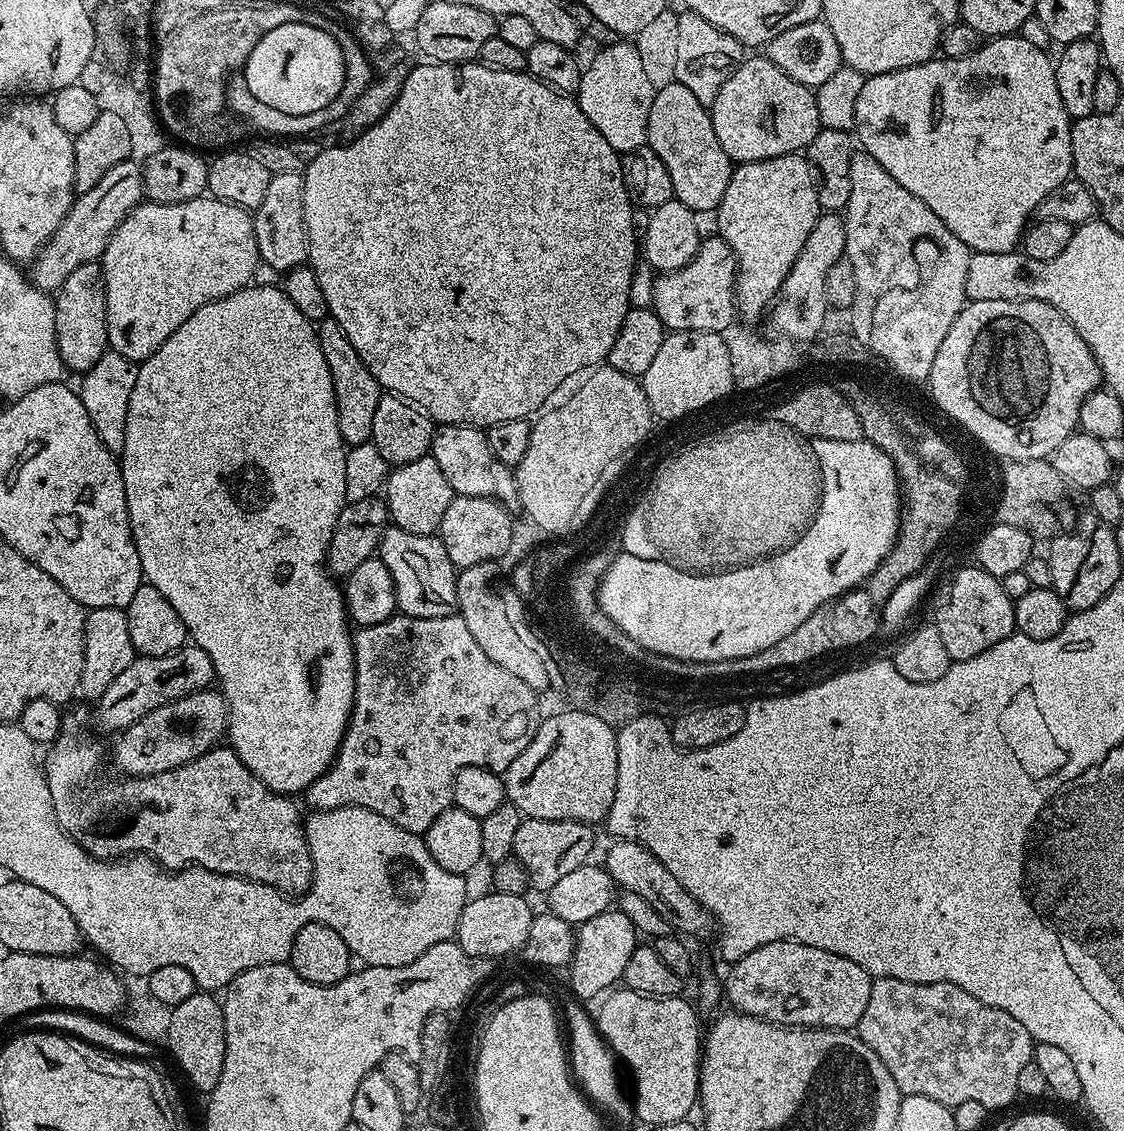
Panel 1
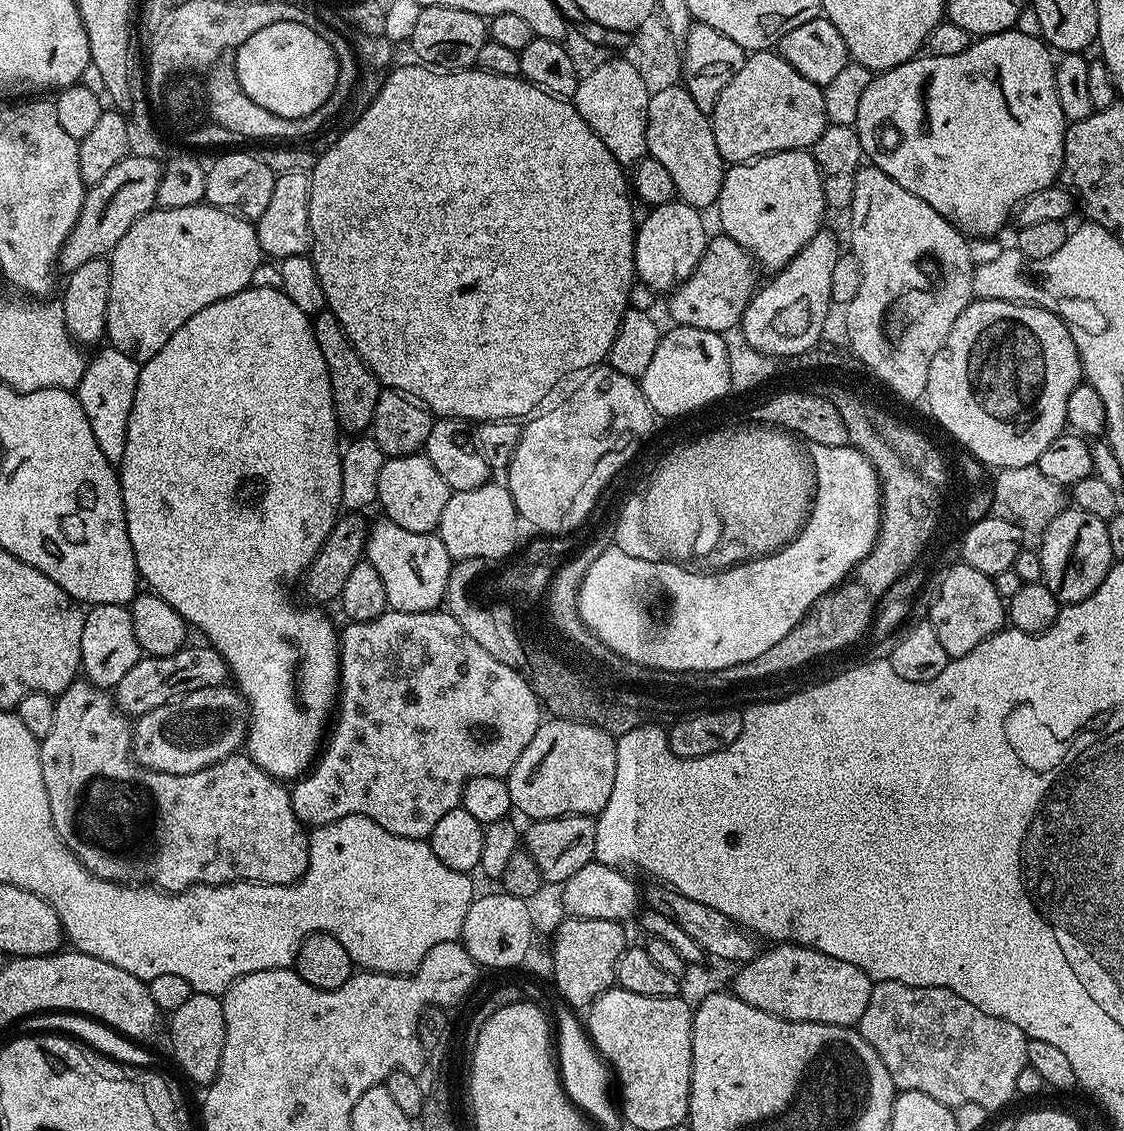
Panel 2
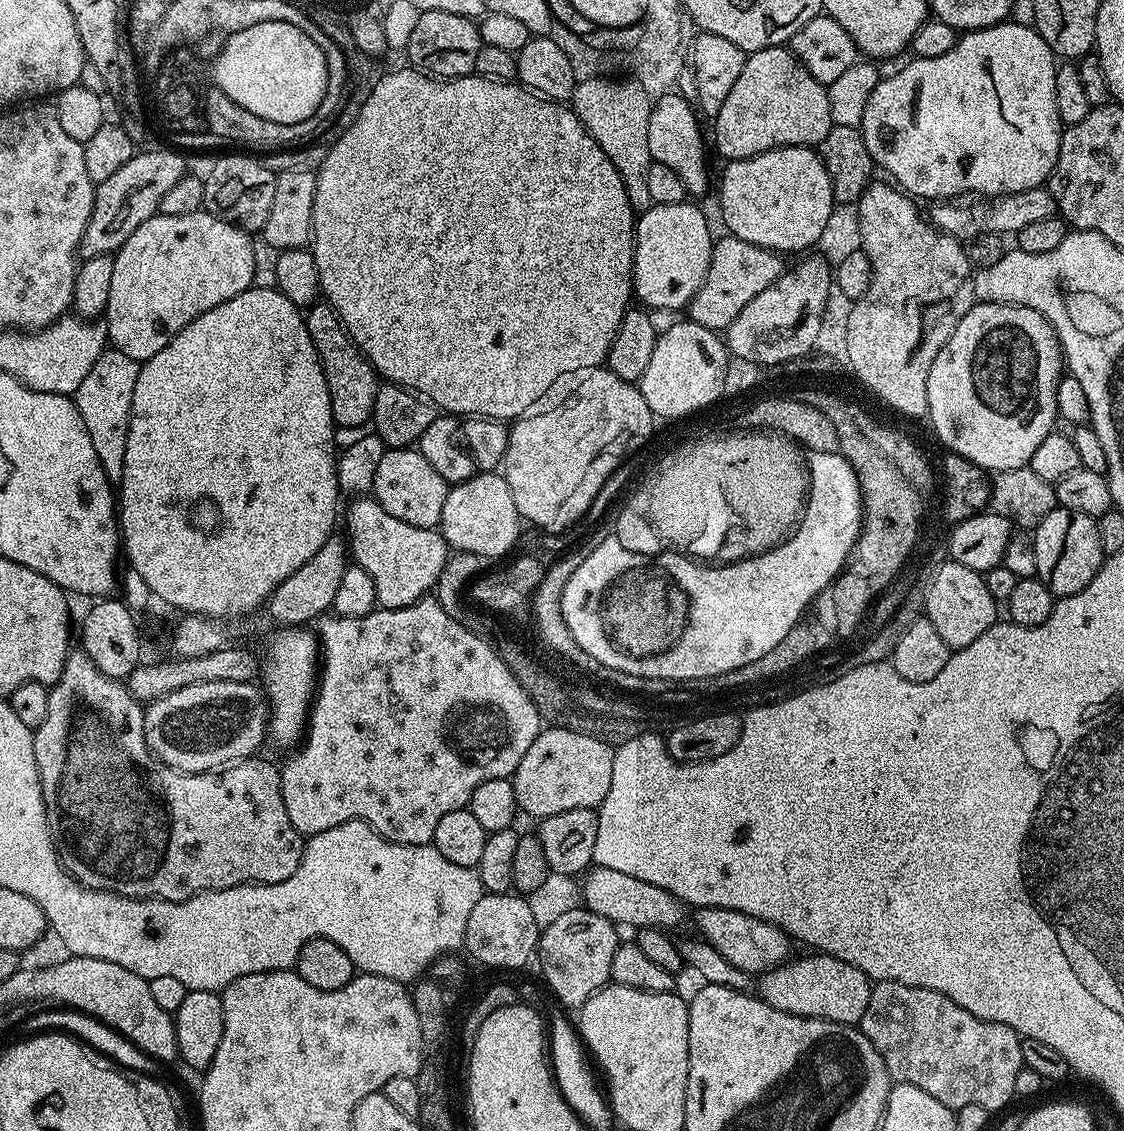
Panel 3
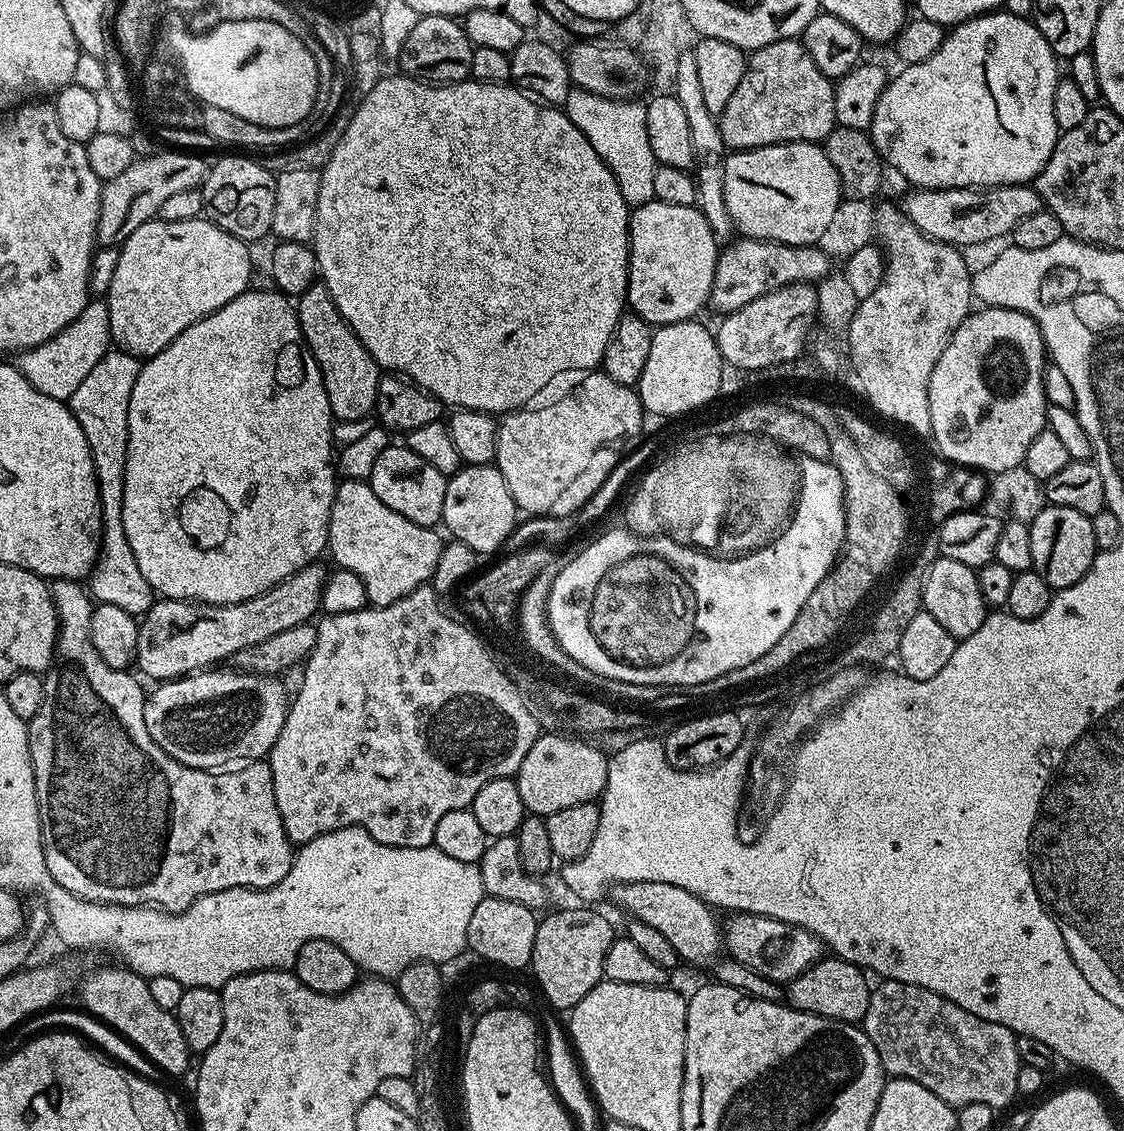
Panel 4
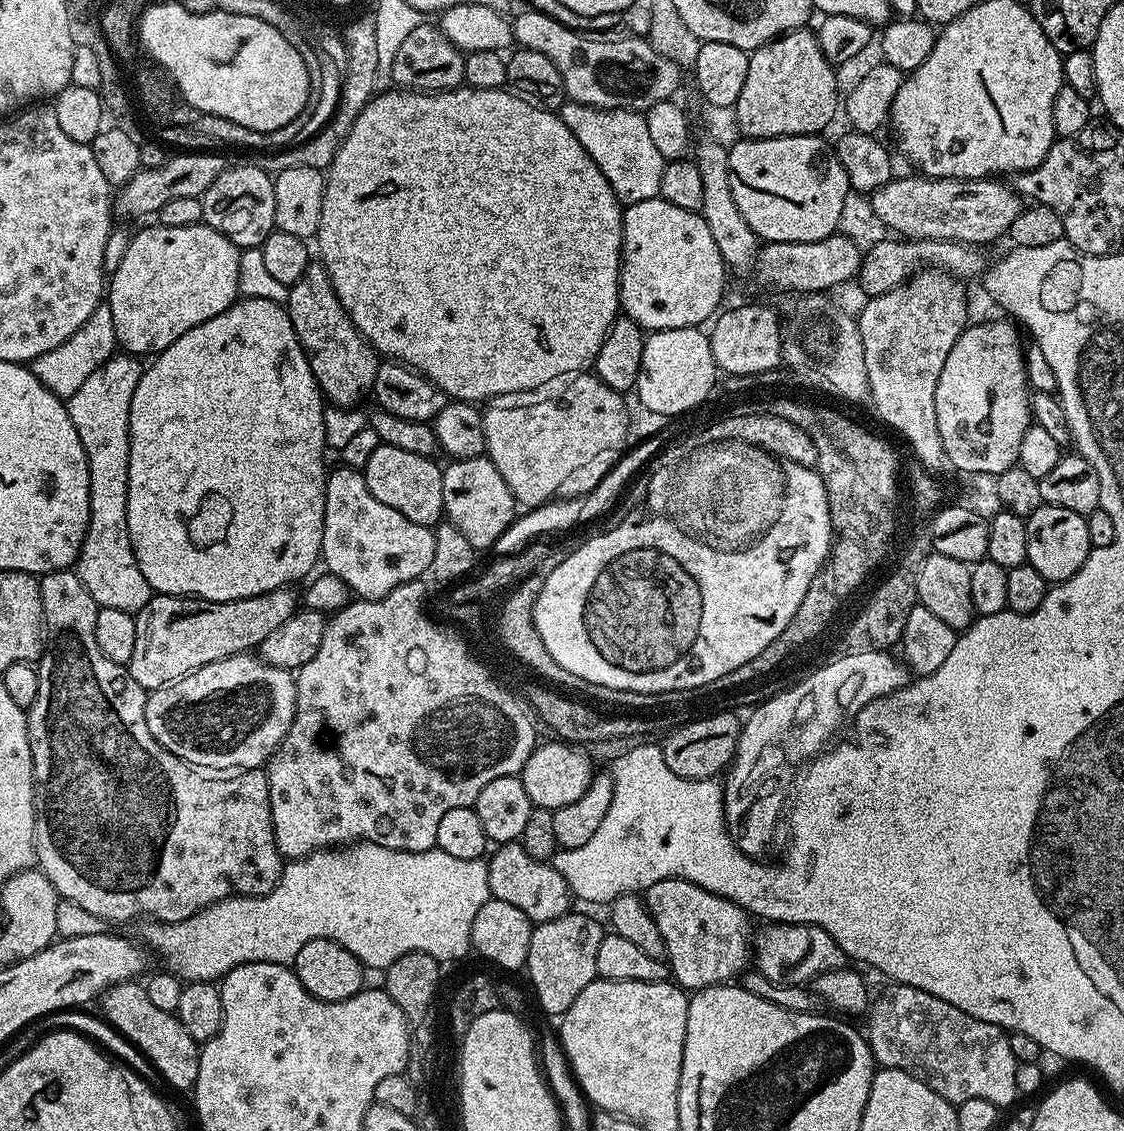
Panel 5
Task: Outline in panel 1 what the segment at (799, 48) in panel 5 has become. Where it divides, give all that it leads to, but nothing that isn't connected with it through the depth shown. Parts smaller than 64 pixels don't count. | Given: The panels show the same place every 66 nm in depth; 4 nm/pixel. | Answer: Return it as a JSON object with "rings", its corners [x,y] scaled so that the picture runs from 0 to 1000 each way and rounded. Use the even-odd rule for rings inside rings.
{"rings":[[[673,49],[676,50],[661,53],[657,62],[653,62],[653,65],[642,73],[642,80],[639,80],[639,87],[635,87],[632,94],[635,118],[639,118],[642,133],[646,133],[646,136],[656,146],[714,135],[730,114],[725,80],[714,76],[714,73],[706,73],[703,65],[696,65],[696,62],[692,62],[692,58],[689,58],[682,49]]]}

